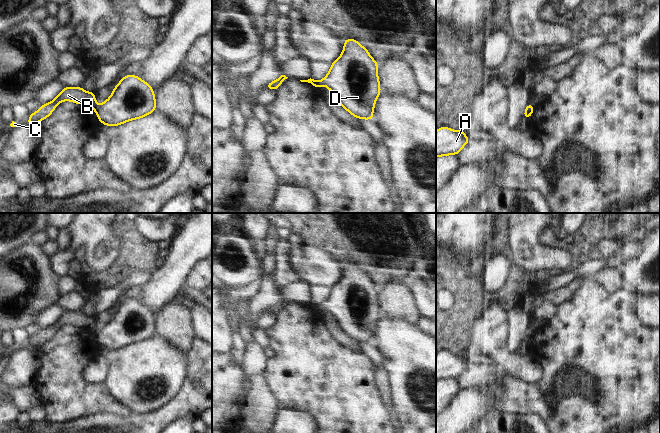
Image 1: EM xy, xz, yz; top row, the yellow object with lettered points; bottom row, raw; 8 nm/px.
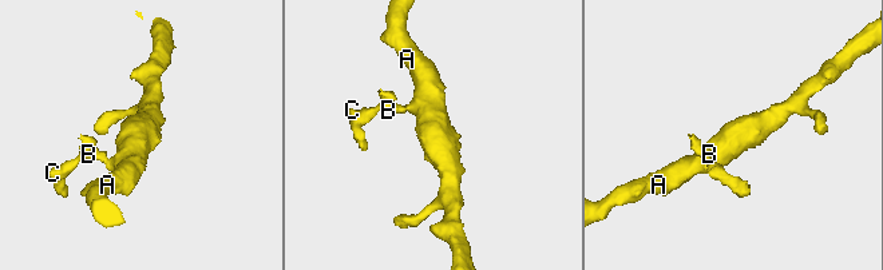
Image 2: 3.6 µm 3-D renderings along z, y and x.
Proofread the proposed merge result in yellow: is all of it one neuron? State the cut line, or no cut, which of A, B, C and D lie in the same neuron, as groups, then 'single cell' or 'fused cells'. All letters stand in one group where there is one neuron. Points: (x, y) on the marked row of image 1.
xz (318, 81), (320, 85) | A D / B C | fused cells

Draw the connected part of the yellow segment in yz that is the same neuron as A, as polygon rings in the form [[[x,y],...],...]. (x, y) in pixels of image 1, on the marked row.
[[[446,126],[436,131],[436,158],[439,156],[458,155],[470,139],[461,130],[451,130]]]

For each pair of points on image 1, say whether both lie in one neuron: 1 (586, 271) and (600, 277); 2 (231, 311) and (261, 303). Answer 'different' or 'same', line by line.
1: different
2: different

